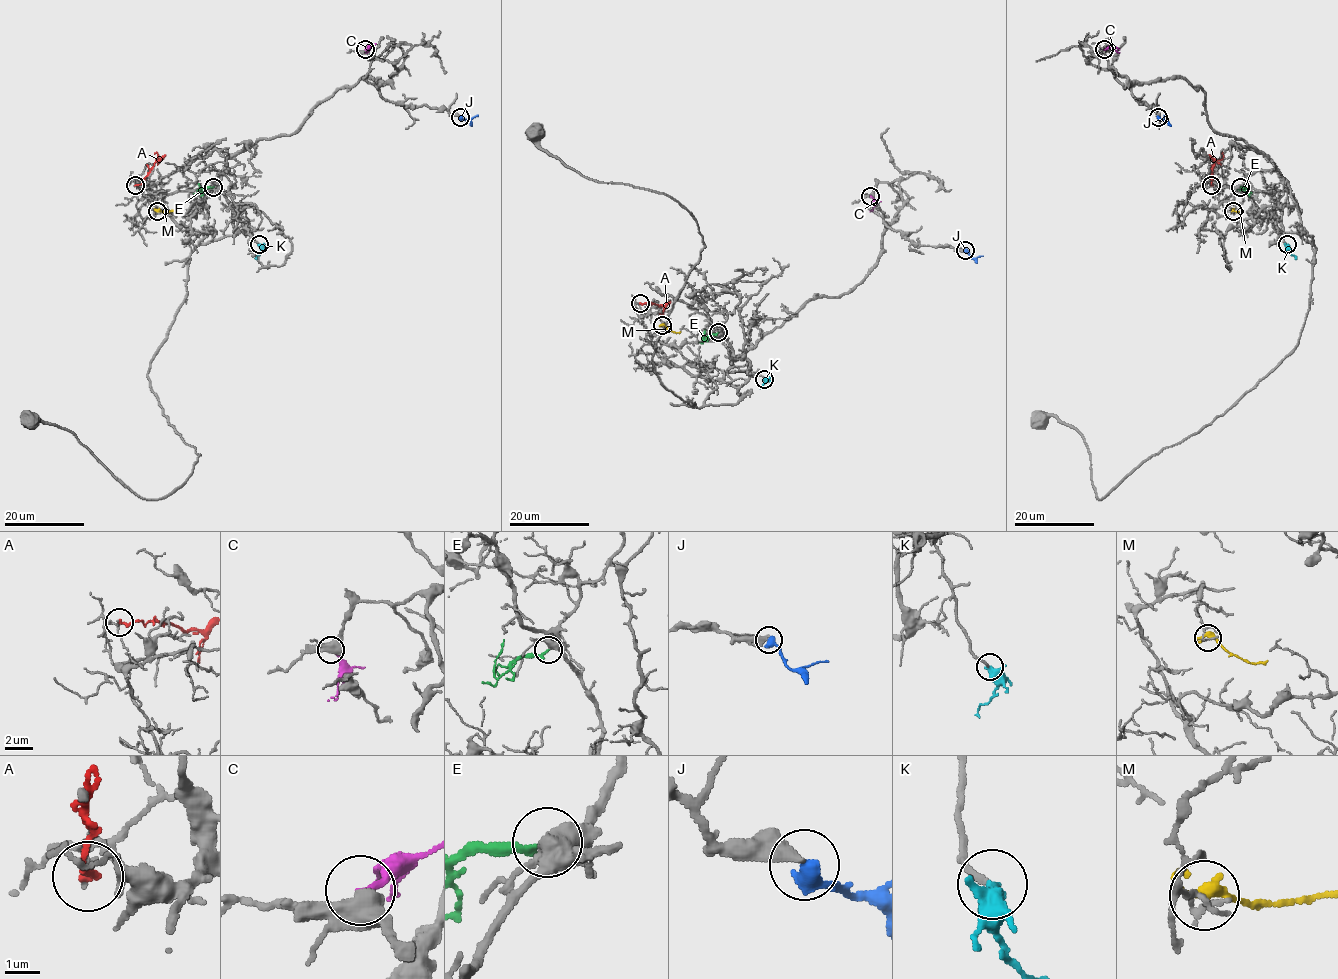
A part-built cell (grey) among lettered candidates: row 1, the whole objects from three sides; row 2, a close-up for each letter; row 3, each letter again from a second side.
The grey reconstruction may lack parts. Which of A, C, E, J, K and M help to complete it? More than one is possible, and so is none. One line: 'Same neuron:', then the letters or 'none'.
Same neuron: E, K

